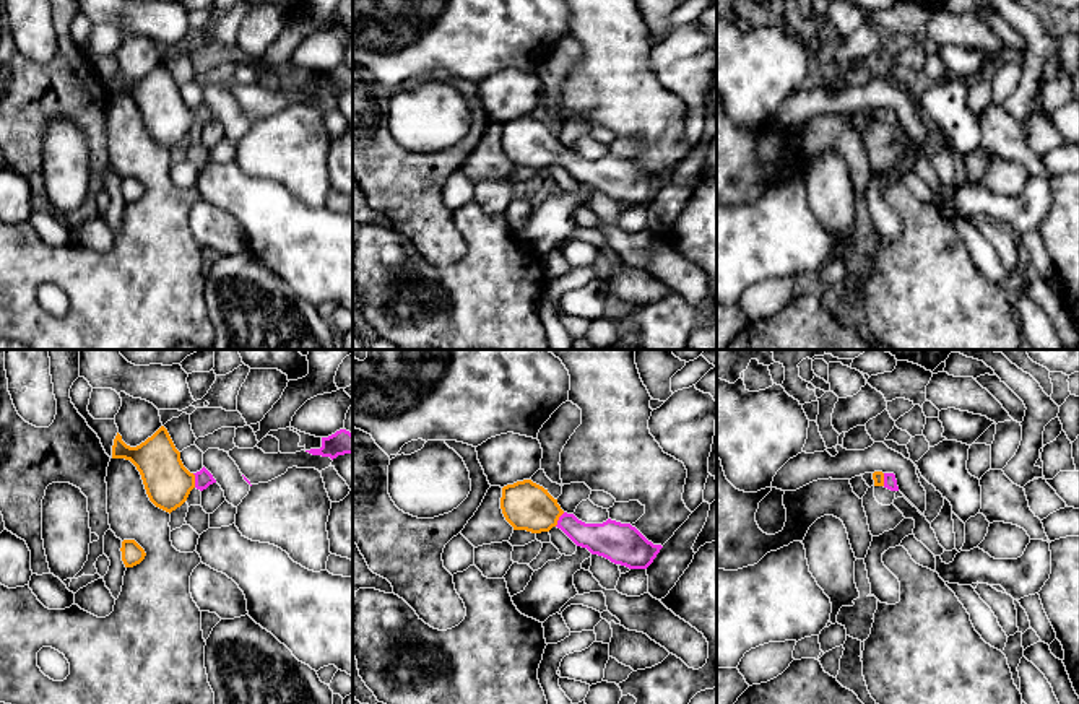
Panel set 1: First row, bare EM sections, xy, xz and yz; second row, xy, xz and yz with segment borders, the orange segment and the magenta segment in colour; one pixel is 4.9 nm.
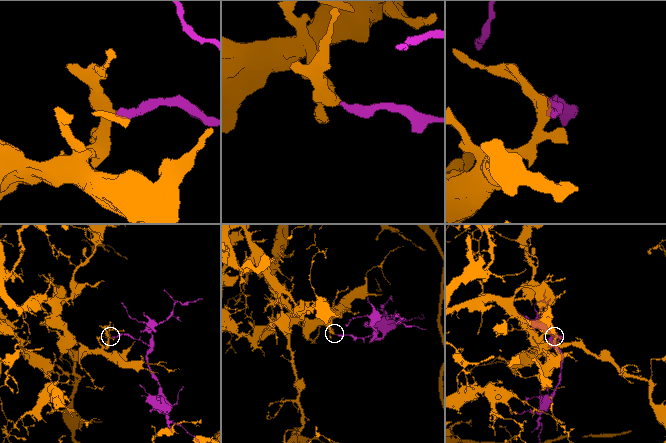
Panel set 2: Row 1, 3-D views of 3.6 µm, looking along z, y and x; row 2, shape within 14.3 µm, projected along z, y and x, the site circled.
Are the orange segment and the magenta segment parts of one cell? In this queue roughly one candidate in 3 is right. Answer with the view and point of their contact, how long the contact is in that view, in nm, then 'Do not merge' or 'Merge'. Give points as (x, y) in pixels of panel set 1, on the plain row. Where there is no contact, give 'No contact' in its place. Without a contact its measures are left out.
Touches orange at xy (194, 116). Shared border 70 nm. Merge

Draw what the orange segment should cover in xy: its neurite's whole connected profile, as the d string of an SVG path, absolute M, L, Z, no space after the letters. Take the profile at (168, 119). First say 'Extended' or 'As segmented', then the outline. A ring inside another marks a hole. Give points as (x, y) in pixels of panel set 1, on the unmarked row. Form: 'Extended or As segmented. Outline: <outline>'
Extended. Outline: M164 62L136 83L127 81L117 68L112 94L130 96L141 111L150 137L169 150L187 137L193 124L203 127L216 119L205 102L197 109L184 102Z

